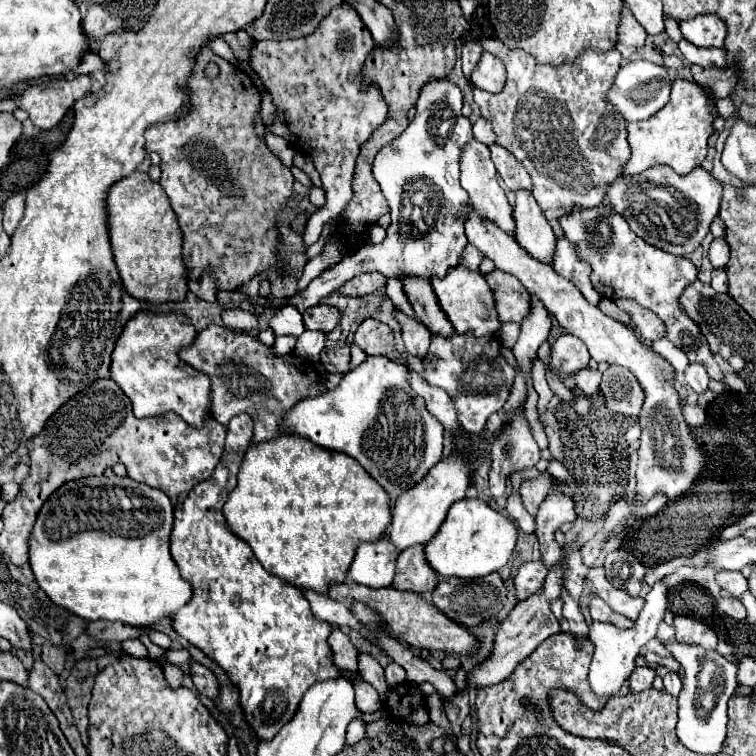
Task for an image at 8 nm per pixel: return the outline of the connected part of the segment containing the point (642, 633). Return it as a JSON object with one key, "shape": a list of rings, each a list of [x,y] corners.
{"shape":[[[656,582],[652,586],[652,590],[646,596],[646,606],[630,630],[622,630],[622,628],[616,628],[612,624],[604,624],[604,622],[594,622],[590,626],[590,642],[594,644],[594,656],[590,662],[588,682],[590,682],[590,688],[596,696],[610,698],[622,688],[628,674],[634,670],[634,658],[638,656],[640,648],[656,636],[656,628],[658,628],[658,624],[666,612],[666,592],[668,590],[664,588],[662,582]]]}

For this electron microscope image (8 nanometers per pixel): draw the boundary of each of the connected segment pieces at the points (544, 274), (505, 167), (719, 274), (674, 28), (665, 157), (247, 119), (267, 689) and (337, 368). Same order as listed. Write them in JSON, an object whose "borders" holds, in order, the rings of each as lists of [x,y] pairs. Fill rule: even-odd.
{"borders":[[[[472,210],[466,216],[464,230],[466,230],[468,242],[474,244],[484,256],[488,256],[496,264],[496,268],[516,276],[526,286],[526,290],[532,296],[536,296],[550,314],[554,314],[558,324],[568,334],[578,336],[588,346],[596,362],[608,362],[608,364],[618,364],[622,368],[628,368],[638,378],[644,390],[646,398],[644,398],[642,412],[638,416],[642,436],[640,436],[640,448],[638,448],[636,490],[634,494],[614,502],[614,506],[610,508],[606,516],[606,526],[602,532],[610,532],[624,518],[638,514],[638,510],[642,510],[648,504],[648,500],[656,496],[658,492],[668,496],[668,500],[678,500],[684,492],[688,492],[688,488],[692,488],[698,476],[708,472],[708,468],[712,466],[710,466],[708,454],[700,448],[700,444],[696,442],[696,436],[692,434],[688,422],[682,416],[680,396],[674,388],[674,376],[676,376],[674,366],[662,354],[658,354],[652,346],[644,346],[630,326],[602,314],[598,306],[588,304],[582,292],[572,282],[558,276],[552,270],[552,266],[540,264],[540,260],[532,260],[532,256],[528,256],[528,252],[524,252],[524,248],[520,248],[520,244],[512,236],[496,228],[492,222],[480,218],[476,210]]],[[[492,144],[490,152],[492,152],[492,162],[494,162],[498,174],[502,176],[502,180],[506,182],[506,186],[510,190],[520,190],[520,188],[530,190],[532,188],[526,168],[508,150],[504,150],[498,144]]],[[[722,268],[712,270],[712,288],[716,292],[728,292],[728,278],[726,278],[726,272]]],[[[666,17],[664,19],[664,23],[666,33],[674,42],[679,43],[683,38],[679,28],[679,23],[675,20],[672,20],[671,18]]],[[[682,78],[674,80],[670,102],[660,112],[656,112],[656,116],[628,124],[626,130],[632,154],[628,162],[622,166],[620,174],[636,176],[654,166],[670,166],[676,174],[686,176],[706,158],[708,138],[714,132],[712,128],[714,116],[716,116],[714,104],[708,102],[708,98],[704,96],[704,92],[696,82],[688,82]]],[[[204,46],[196,54],[196,64],[192,76],[188,76],[184,92],[190,96],[188,114],[178,120],[152,124],[146,128],[146,152],[156,152],[160,156],[160,186],[166,192],[184,234],[188,290],[202,300],[214,302],[216,290],[236,290],[254,274],[260,274],[274,264],[278,226],[276,216],[292,196],[294,176],[256,134],[254,120],[260,112],[260,92],[250,76],[246,76],[242,70],[238,72],[234,64],[216,56],[208,46]],[[210,60],[220,66],[220,76],[216,80],[204,78],[204,66]]],[[[248,414],[234,416],[226,428],[226,444],[220,464],[226,470],[216,470],[210,480],[200,482],[186,496],[182,504],[174,508],[174,528],[170,536],[170,552],[176,564],[180,566],[182,576],[192,584],[192,600],[172,616],[174,630],[186,638],[190,644],[198,646],[206,656],[218,662],[232,678],[240,690],[240,704],[248,722],[254,726],[254,732],[260,740],[272,740],[278,730],[294,716],[302,694],[318,682],[318,672],[330,672],[330,678],[340,676],[332,664],[330,646],[326,638],[330,636],[330,624],[316,620],[310,612],[310,604],[304,598],[302,590],[280,580],[278,576],[268,574],[262,564],[256,560],[254,552],[244,540],[228,530],[222,506],[226,496],[236,486],[238,466],[252,440],[252,418]]],[[[336,346],[332,350],[322,350],[322,364],[328,372],[348,372],[350,370],[350,346]]]]}

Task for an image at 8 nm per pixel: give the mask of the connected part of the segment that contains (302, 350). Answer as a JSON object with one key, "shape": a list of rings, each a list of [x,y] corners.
{"shape":[[[306,330],[304,334],[298,336],[296,346],[294,346],[294,354],[300,358],[308,358],[308,360],[318,360],[320,358],[320,350],[324,348],[326,342],[326,332],[312,332]]]}

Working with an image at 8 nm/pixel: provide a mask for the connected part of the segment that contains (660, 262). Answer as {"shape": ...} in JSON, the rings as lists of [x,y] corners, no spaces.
{"shape":[[[604,204],[596,208],[572,208],[558,222],[568,242],[574,244],[580,260],[590,264],[592,268],[590,280],[600,296],[606,296],[610,300],[618,298],[636,300],[640,306],[654,312],[666,324],[666,338],[676,348],[686,352],[690,362],[702,364],[708,370],[710,378],[722,380],[724,372],[716,364],[714,354],[708,348],[708,342],[704,340],[698,324],[692,318],[688,318],[688,314],[684,312],[684,308],[680,308],[678,302],[680,292],[684,292],[684,288],[692,284],[698,274],[696,266],[688,258],[680,258],[650,246],[628,228],[624,216],[612,212],[612,208]]]}

